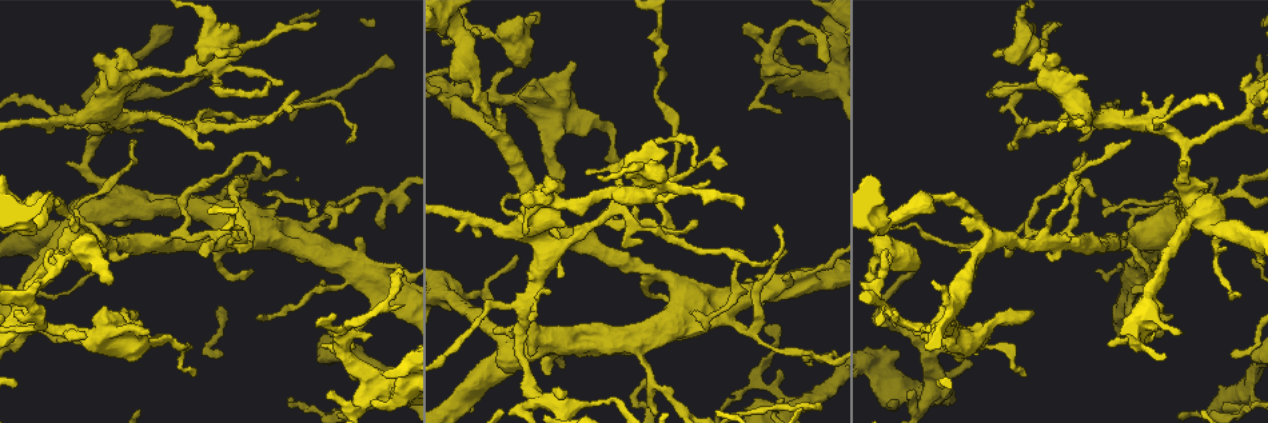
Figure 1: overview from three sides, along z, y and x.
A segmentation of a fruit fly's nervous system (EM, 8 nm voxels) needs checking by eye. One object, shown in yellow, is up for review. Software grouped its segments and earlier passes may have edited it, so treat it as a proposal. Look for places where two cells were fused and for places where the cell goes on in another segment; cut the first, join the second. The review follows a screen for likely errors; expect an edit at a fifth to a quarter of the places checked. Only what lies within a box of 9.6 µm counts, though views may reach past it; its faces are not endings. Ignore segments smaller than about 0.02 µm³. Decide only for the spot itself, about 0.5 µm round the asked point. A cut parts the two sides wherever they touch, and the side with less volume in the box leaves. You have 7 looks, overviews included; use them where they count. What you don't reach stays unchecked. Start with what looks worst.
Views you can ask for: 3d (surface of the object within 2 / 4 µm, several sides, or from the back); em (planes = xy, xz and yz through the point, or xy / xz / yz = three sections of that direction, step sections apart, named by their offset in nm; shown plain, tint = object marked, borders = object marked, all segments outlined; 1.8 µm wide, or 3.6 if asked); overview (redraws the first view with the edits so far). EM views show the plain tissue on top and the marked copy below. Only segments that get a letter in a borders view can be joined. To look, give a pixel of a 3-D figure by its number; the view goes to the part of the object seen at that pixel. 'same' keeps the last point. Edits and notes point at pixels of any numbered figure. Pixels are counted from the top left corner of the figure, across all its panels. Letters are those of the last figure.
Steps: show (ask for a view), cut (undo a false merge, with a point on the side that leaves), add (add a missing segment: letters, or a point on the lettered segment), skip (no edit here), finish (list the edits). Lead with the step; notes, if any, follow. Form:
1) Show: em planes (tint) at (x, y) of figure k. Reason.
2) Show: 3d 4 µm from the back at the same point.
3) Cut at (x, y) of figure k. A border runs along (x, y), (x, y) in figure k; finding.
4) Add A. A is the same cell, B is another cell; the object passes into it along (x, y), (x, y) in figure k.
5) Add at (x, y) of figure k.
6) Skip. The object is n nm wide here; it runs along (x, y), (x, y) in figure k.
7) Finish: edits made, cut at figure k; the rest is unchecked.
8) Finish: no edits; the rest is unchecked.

Show: 3d 4 µm at (1251, 109) of figure 1.

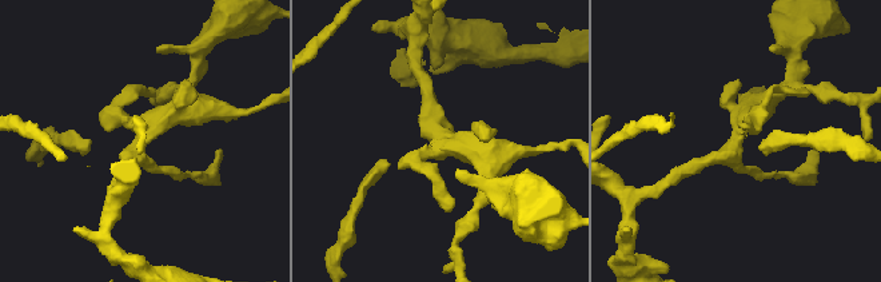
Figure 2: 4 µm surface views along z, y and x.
Show: em planes (borders) at (440, 139) of figure 2. 4 arms meet here.

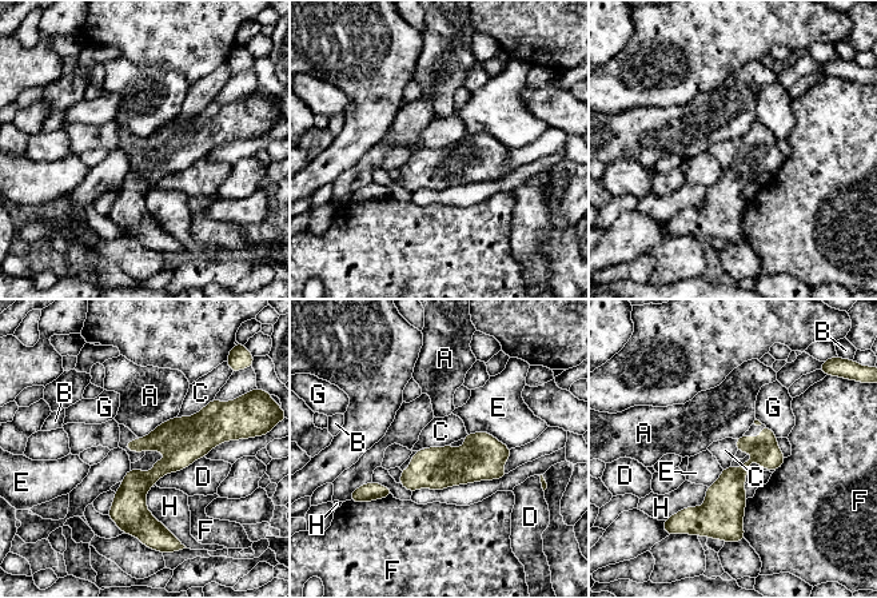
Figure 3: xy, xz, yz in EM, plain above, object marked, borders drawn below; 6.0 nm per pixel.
Skip. The object is 180 nm wide here; A, B, C, D, E, F, G and H are other cells; one cell here.

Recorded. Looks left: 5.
Show: em xy step 8 (borders) at (1024, 40) of figure 1. Thin neck.

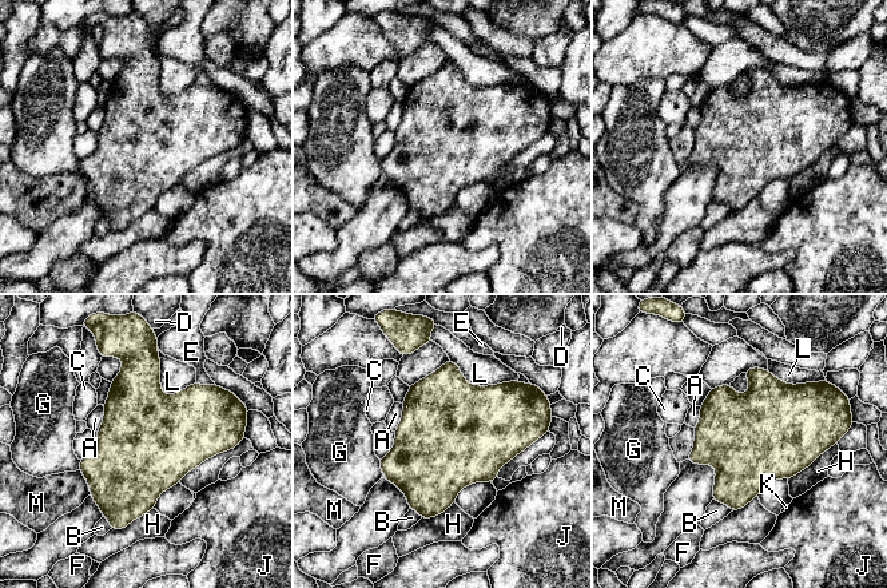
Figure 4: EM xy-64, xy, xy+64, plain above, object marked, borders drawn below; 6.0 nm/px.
Skip. The object is 550 nm wide here; A, B, C, D, E, F, G, H, J, K, L and M are other cells; a border runs along (158, 353), (163, 393), (195, 384) in figure 4; one cell here.

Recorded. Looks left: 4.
Show: em xz step 4 (borders) at (1055, 55) of figure 1. Branch stops here.

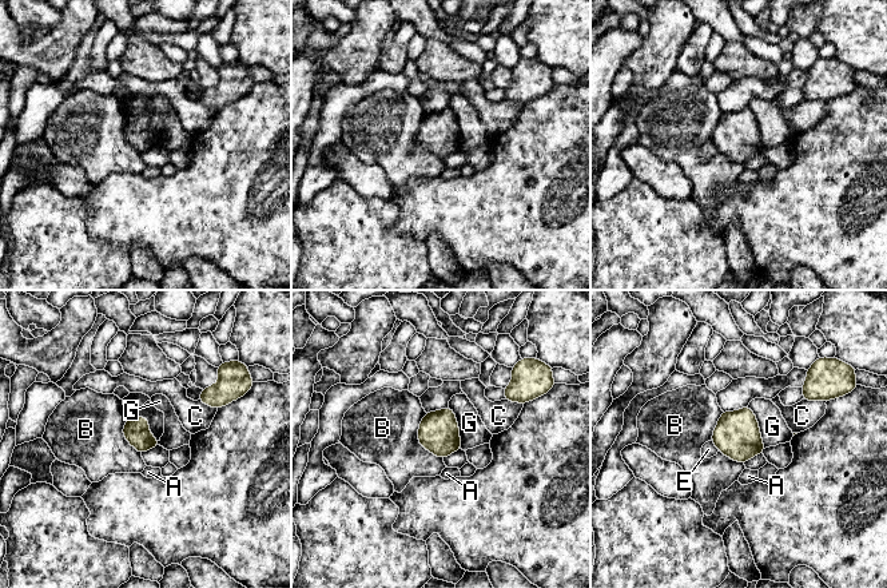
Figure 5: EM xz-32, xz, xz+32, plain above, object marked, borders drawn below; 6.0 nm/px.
Skip. A, B, C, E and G are other cells; none of them fits.

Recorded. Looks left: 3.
Finish: no edits; the rest is unchecked.

